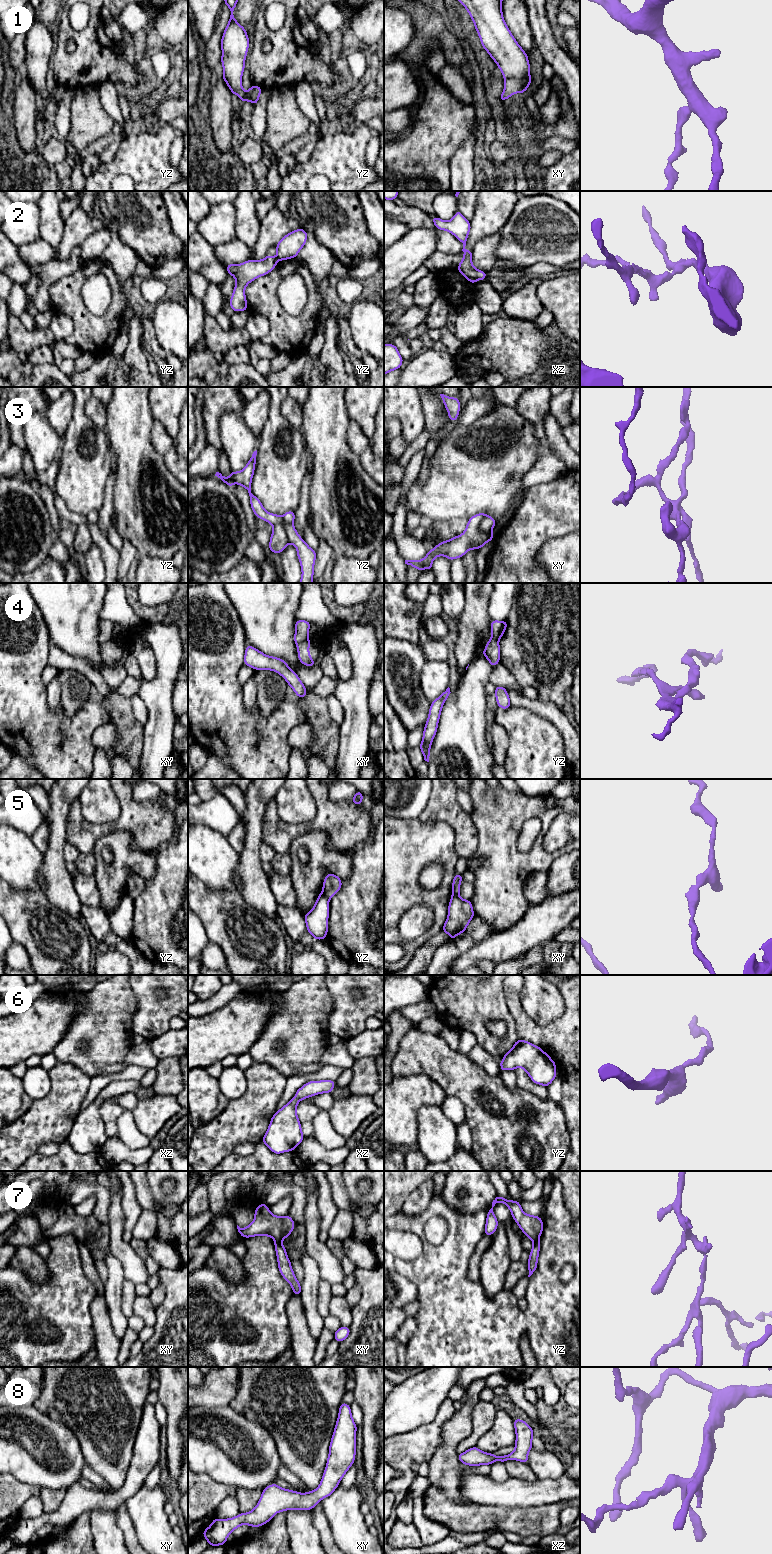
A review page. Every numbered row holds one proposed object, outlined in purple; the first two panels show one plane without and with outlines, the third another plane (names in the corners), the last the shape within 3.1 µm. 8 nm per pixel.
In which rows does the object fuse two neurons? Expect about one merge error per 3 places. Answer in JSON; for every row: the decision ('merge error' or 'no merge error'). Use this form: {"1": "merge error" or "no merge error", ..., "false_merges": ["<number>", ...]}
{"1": "no merge error", "2": "merge error", "3": "merge error", "4": "merge error", "5": "merge error", "6": "no merge error", "7": "merge error", "8": "no merge error", "false_merges": ["2", "3", "4", "5", "7"]}

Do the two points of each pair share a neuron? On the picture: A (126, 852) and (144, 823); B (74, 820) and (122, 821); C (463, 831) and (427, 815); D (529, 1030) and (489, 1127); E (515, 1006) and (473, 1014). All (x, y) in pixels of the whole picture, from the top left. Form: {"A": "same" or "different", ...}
{"A": "different", "B": "same", "C": "same", "D": "different", "E": "different"}

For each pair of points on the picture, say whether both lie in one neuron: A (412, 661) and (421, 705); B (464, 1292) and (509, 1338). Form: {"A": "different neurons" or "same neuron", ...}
{"A": "same neuron", "B": "same neuron"}

